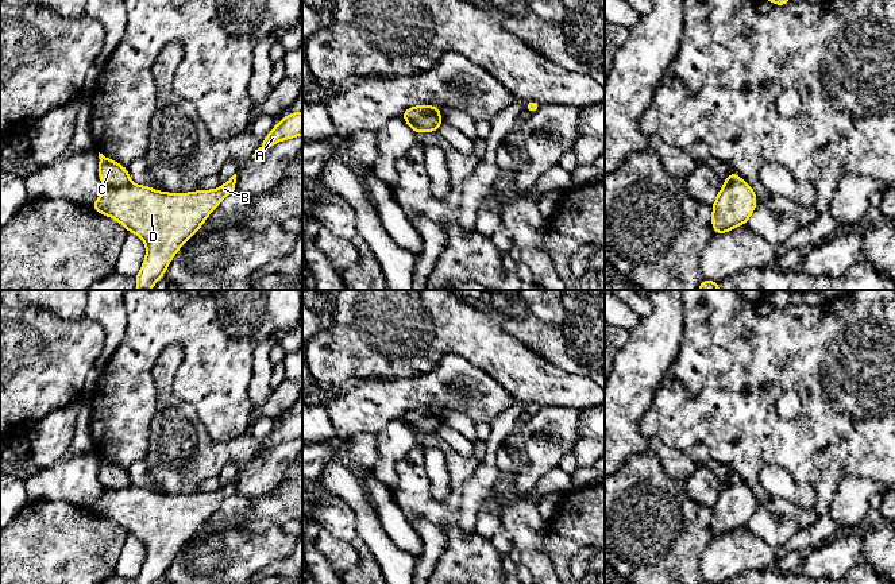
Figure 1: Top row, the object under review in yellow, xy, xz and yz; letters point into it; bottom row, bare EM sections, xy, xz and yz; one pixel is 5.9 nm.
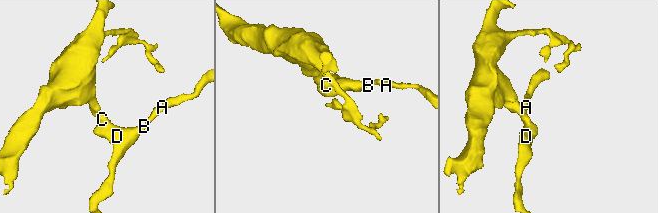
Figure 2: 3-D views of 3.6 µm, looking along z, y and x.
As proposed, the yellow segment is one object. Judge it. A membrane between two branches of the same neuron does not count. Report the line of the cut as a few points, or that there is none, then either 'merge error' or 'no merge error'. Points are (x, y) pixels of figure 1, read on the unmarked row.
cut in xz along (431, 409), (425, 417), (405, 422); merge error

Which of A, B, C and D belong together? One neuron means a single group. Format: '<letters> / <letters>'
A B D / C

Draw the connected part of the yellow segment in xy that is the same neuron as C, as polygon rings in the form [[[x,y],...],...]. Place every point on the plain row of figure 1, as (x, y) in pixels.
[[[99,455],[99,481],[107,490],[121,490],[131,486],[127,469],[116,463],[108,461]]]

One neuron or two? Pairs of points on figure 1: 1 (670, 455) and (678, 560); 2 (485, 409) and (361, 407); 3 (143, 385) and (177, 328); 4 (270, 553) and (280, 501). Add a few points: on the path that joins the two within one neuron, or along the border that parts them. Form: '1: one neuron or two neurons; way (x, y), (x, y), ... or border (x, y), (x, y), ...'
1: two neurons; border (651, 452), (668, 475), (683, 480)
2: one neuron; way (454, 393), (408, 393), (392, 398)
3: one neuron; way (143, 370), (143, 358), (162, 339)
4: two neurons; border (280, 525), (257, 533), (245, 529)

